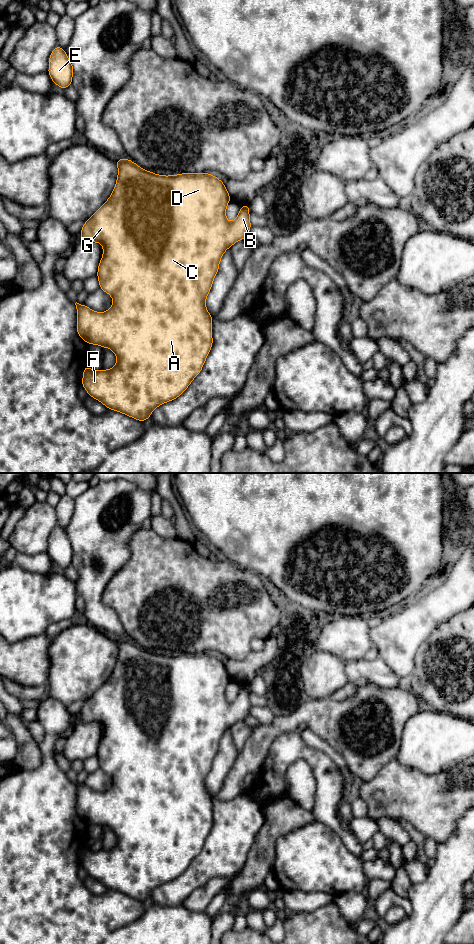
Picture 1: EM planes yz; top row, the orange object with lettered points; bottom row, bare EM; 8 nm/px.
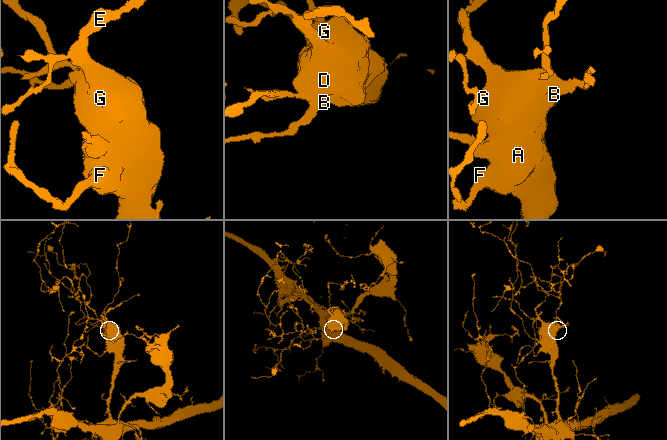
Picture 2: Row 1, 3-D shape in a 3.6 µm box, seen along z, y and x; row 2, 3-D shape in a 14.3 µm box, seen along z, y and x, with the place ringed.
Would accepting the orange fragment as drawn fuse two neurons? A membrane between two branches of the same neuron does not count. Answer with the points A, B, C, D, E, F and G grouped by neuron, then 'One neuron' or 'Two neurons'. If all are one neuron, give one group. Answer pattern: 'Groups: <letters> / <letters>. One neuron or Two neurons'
Groups: A B C D E F G. One neuron

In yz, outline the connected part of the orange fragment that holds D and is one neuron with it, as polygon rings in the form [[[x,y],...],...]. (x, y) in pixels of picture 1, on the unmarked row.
[[[129,639],[116,640],[118,656],[116,665],[108,680],[84,703],[81,709],[80,721],[83,723],[98,722],[103,726],[103,736],[98,746],[97,757],[99,768],[110,774],[113,783],[107,791],[100,793],[91,790],[86,785],[75,783],[77,789],[77,813],[87,824],[100,825],[103,828],[110,828],[116,835],[117,842],[110,850],[102,849],[93,851],[85,845],[82,866],[88,875],[103,883],[107,889],[130,896],[138,901],[145,901],[150,898],[152,891],[158,886],[178,878],[190,865],[193,859],[201,852],[205,840],[210,833],[213,824],[212,818],[212,796],[206,790],[206,777],[210,772],[213,760],[218,752],[220,740],[224,732],[239,720],[249,714],[251,703],[249,696],[249,685],[241,685],[236,699],[229,702],[226,699],[226,687],[230,682],[230,675],[225,664],[213,654],[203,653],[181,653],[179,655],[157,655],[149,652],[135,644]]]

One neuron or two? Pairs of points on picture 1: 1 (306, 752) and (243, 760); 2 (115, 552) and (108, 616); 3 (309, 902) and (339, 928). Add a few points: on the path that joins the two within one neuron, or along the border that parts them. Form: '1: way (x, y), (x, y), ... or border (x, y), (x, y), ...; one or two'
1: border (276, 737), (257, 773); two
2: way (106, 568), (105, 573), (96, 582), (96, 600); one
3: border (332, 901), (311, 911), (293, 913); two

